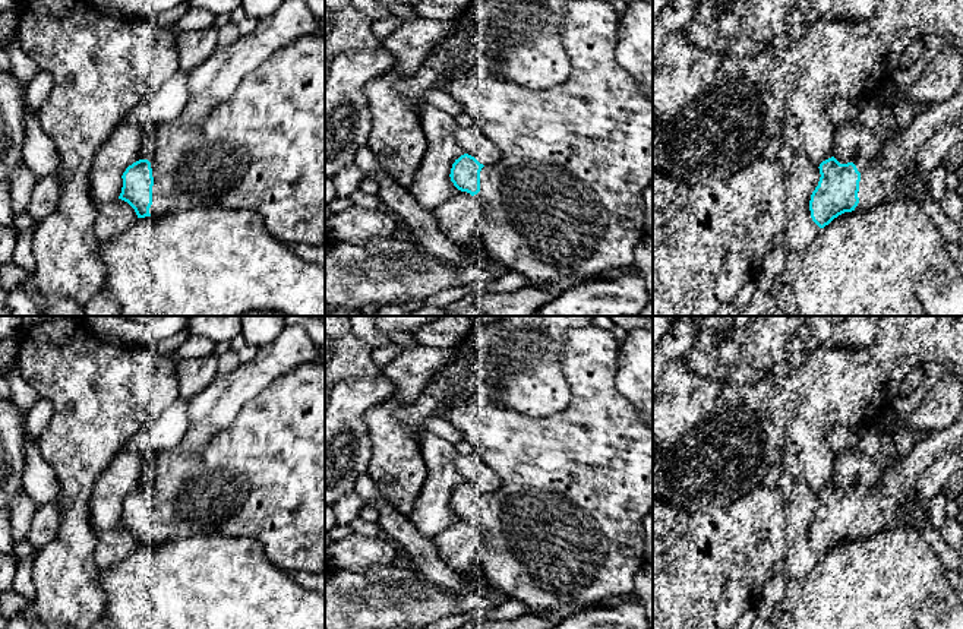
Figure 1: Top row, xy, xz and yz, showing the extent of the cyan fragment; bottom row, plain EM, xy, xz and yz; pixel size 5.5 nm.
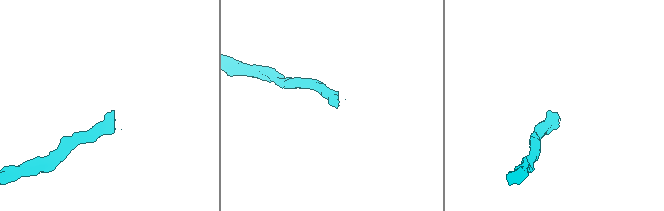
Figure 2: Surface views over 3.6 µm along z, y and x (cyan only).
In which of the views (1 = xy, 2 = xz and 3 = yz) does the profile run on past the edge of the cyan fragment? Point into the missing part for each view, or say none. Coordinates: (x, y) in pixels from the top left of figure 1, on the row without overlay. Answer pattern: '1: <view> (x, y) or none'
1: xy (262, 477)
2: xz (565, 528)
3: yz (856, 471)

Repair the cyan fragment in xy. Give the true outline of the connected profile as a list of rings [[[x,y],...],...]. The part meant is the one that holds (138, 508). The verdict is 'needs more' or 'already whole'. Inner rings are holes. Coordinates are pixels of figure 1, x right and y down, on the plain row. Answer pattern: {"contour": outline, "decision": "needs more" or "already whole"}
{"contour": [[[321,360],[303,364],[278,376],[266,389],[244,404],[236,420],[214,434],[199,453],[186,453],[177,448],[164,451],[143,464],[140,487],[126,496],[119,527],[127,530],[138,546],[164,544],[192,535],[222,535],[228,538],[253,538],[263,547],[266,557],[285,572],[325,570],[325,363]]], "decision": "needs more"}

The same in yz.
{"contour": [[[844,449],[839,453],[834,483],[820,491],[821,505],[809,528],[811,546],[820,556],[839,543],[855,538],[861,500],[875,489],[881,472],[863,452]]], "decision": "needs more"}

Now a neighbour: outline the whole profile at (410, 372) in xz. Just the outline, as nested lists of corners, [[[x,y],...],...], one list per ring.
[[[413,345],[383,366],[382,376],[395,385],[389,401],[410,402],[455,355],[454,347]]]

